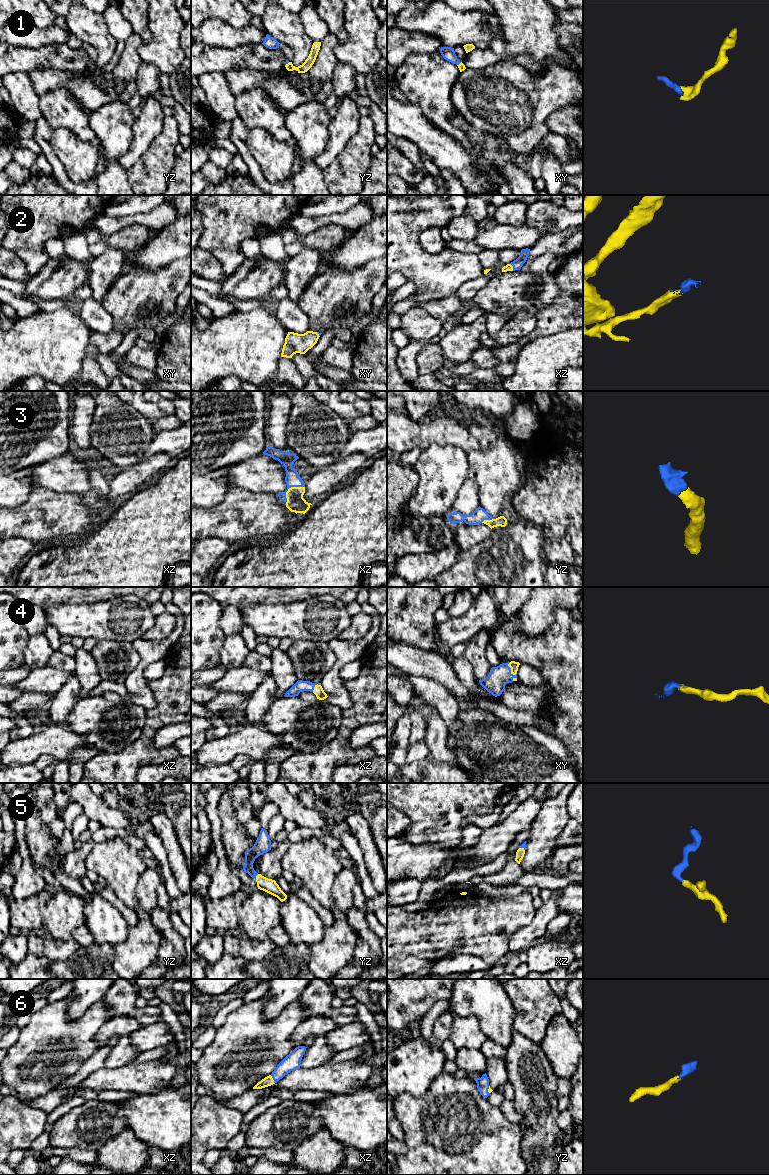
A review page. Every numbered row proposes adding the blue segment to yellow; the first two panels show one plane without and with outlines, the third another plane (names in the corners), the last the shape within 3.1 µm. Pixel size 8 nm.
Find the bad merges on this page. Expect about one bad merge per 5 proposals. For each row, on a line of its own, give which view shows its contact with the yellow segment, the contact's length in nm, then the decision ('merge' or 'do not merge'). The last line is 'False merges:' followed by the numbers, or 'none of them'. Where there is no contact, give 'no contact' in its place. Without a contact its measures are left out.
1: meets yellow in xy; contact 50 nm long; merge
2: meets yellow in xz; contact 70 nm long; merge
3: meets yellow in xz; contact 200 nm long; merge
4: meets yellow in xy; contact 120 nm long; merge
5: meets yellow in yz; contact 50 nm long; merge
6: meets yellow in xz; contact 80 nm long; merge
False merges: none of them

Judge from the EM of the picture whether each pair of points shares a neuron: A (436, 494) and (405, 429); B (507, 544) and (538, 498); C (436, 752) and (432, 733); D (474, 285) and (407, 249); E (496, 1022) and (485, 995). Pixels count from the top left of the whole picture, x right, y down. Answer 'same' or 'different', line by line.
A: different
B: different
C: same
D: different
E: same

